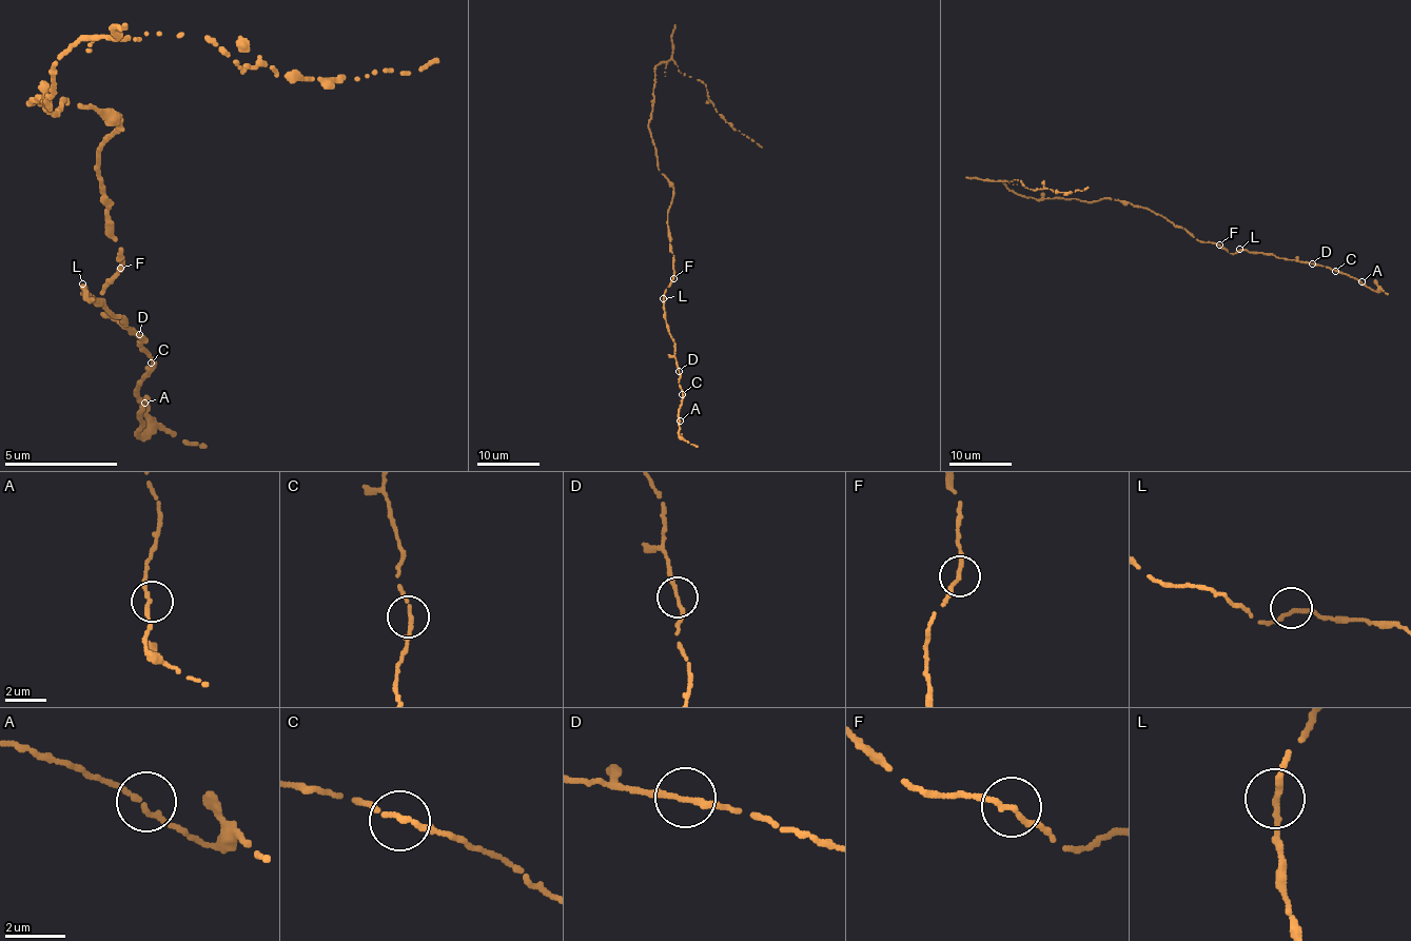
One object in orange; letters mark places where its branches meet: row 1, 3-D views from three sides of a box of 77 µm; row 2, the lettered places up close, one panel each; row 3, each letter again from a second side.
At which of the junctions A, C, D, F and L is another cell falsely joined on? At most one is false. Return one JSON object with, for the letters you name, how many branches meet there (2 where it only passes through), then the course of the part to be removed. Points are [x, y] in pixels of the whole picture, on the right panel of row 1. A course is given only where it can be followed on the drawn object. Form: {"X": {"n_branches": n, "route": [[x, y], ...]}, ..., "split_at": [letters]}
{"split_at": []}

